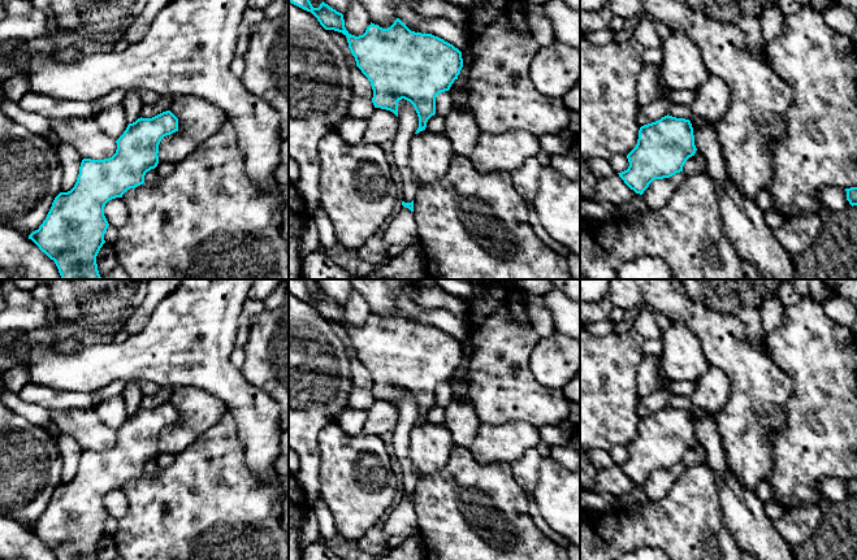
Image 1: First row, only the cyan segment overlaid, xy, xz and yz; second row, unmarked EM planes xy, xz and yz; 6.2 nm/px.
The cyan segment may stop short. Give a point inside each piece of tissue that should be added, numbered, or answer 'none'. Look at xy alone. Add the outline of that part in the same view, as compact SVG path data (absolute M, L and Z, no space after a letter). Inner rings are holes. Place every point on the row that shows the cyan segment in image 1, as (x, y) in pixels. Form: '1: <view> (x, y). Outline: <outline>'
none

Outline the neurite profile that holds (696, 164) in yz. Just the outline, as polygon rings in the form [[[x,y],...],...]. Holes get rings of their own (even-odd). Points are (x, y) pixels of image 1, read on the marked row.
[[[698,149],[684,164],[683,173],[687,177],[693,175],[693,174],[706,173],[706,160],[705,160],[704,155]]]

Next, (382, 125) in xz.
[[[376,108],[367,118],[363,143],[382,146],[385,142],[394,140],[398,131],[399,118],[390,110]]]

